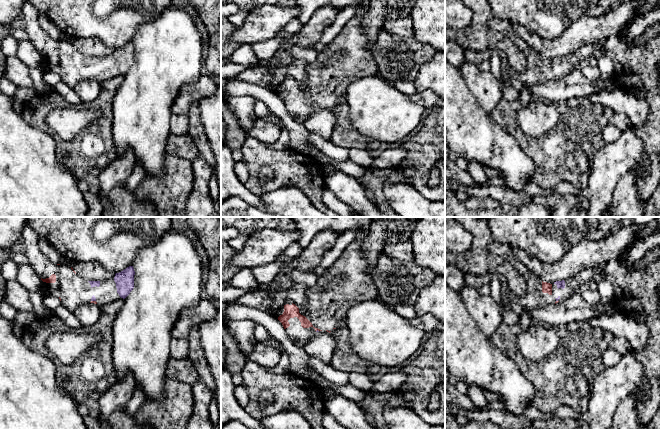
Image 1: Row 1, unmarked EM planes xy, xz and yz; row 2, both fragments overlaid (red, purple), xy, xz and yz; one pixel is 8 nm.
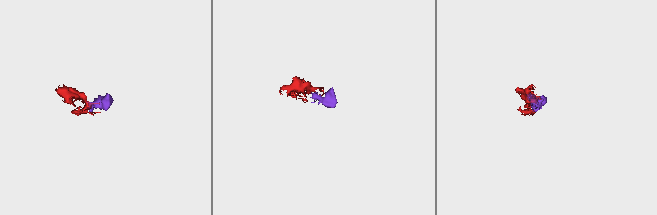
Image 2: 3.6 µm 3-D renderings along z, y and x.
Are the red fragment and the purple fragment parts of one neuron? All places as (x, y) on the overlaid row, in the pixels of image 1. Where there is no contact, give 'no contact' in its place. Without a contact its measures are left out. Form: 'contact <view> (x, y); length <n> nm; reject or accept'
contact xy (93, 301); length 40 nm; accept

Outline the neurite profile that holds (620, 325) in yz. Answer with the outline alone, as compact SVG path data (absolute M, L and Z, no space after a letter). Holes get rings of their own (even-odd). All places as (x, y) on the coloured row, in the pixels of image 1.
M621 312L615 315L604 315L587 321L591 326L610 332L613 336L626 338L633 350L647 345L649 329L644 323L632 320Z

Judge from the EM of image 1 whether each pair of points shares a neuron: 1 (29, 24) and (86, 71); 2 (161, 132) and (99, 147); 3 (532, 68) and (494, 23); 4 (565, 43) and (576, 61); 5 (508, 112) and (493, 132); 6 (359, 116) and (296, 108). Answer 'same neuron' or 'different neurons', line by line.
1: same neuron
2: different neurons
3: same neuron
4: different neurons
5: different neurons
6: different neurons

